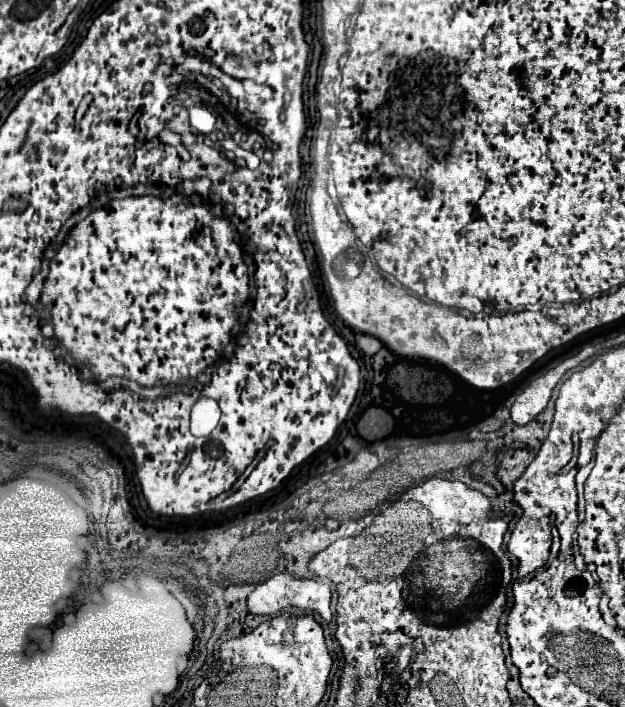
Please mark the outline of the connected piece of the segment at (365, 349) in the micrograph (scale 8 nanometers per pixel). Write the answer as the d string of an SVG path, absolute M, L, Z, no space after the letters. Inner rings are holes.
M358 334L356 336L356 348L366 354L366 356L374 356L380 348L382 348L382 342L374 336L366 336L366 334Z

